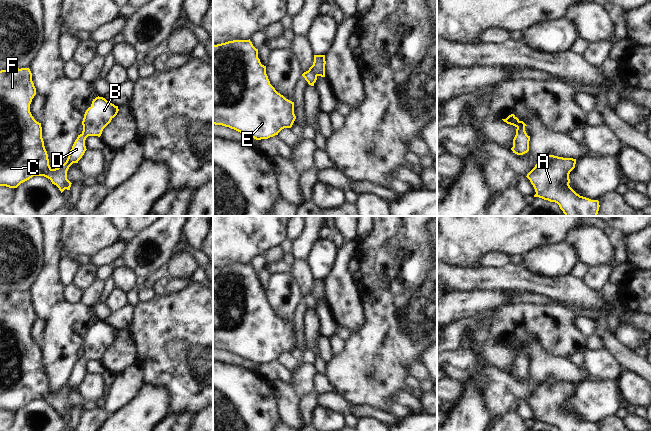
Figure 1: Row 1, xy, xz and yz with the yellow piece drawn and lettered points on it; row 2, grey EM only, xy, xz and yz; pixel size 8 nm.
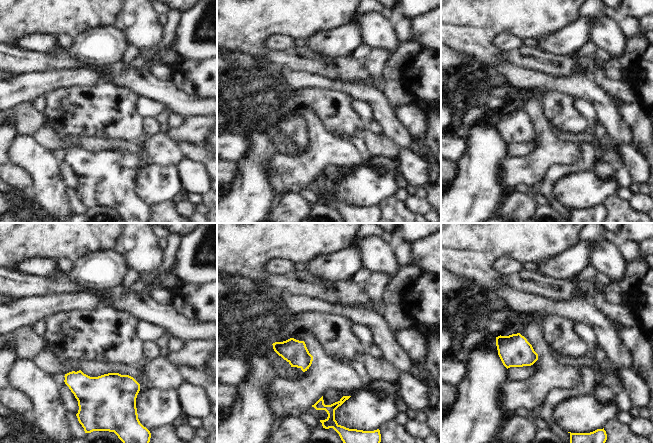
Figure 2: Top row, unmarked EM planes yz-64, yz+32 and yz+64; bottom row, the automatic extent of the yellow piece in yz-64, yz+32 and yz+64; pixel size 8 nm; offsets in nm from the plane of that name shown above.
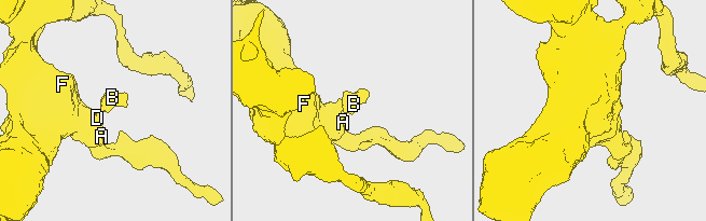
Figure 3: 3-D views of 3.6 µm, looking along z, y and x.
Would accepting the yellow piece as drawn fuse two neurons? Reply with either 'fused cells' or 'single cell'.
single cell

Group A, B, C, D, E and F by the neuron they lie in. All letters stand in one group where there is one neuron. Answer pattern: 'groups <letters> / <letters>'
groups A B C D E F

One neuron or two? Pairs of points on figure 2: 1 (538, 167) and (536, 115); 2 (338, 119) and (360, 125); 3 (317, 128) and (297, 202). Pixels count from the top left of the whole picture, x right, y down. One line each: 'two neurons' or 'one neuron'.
1: one neuron
2: one neuron
3: two neurons

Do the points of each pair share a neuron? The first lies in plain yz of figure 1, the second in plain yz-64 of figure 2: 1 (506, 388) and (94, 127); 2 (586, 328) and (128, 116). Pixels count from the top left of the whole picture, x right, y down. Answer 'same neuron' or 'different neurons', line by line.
1: different neurons
2: different neurons

